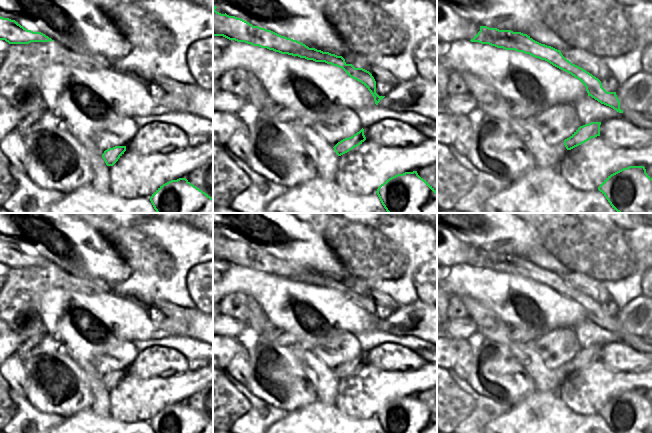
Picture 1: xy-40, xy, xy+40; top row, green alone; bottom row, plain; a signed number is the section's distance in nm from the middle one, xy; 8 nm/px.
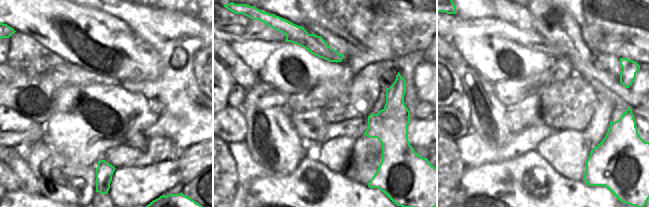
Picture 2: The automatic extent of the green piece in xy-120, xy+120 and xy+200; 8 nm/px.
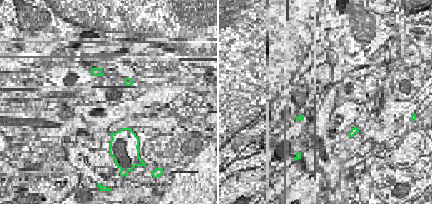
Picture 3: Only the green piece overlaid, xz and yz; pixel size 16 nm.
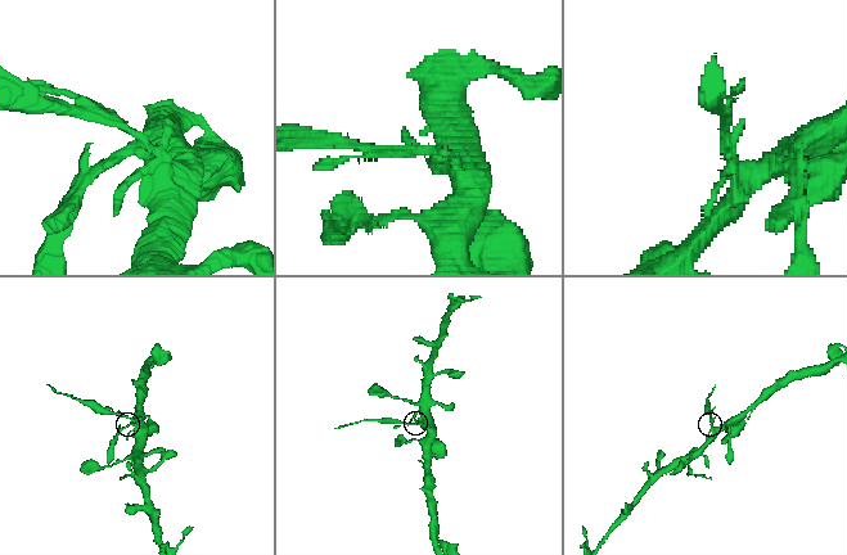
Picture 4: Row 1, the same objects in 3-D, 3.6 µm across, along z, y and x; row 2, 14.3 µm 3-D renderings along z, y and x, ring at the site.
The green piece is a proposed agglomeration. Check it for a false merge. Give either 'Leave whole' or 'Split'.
Split.

